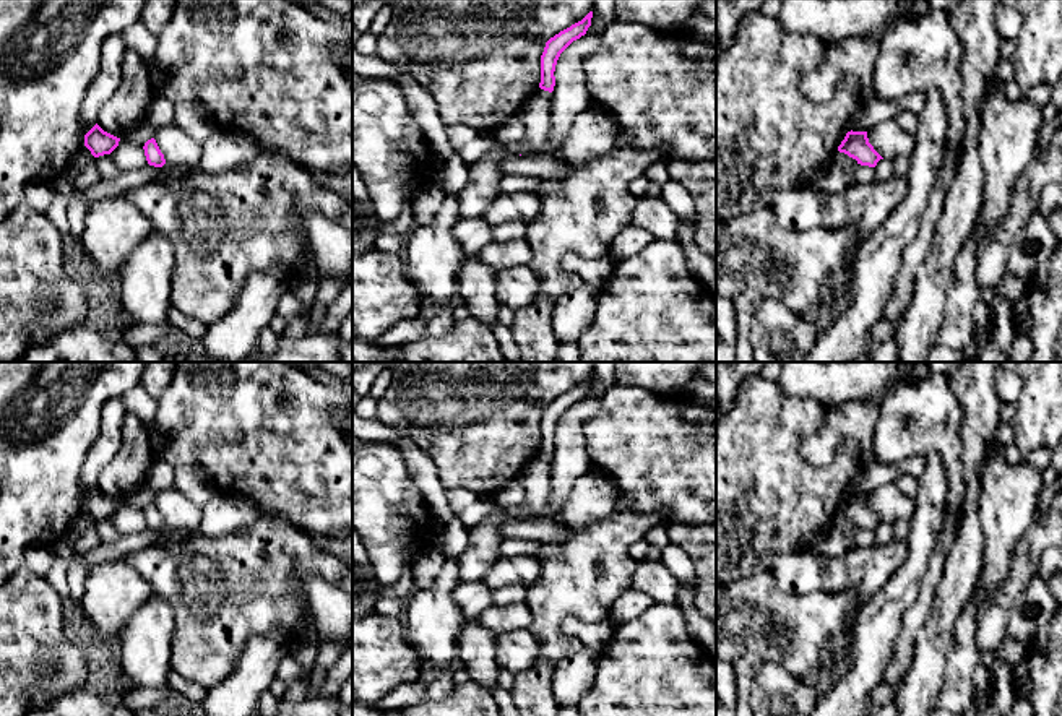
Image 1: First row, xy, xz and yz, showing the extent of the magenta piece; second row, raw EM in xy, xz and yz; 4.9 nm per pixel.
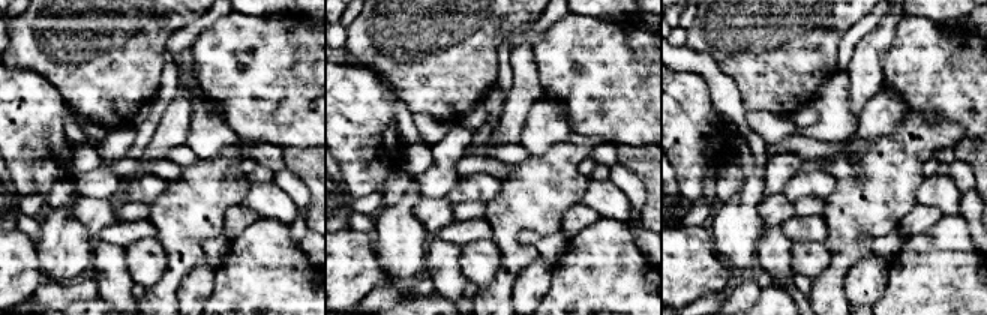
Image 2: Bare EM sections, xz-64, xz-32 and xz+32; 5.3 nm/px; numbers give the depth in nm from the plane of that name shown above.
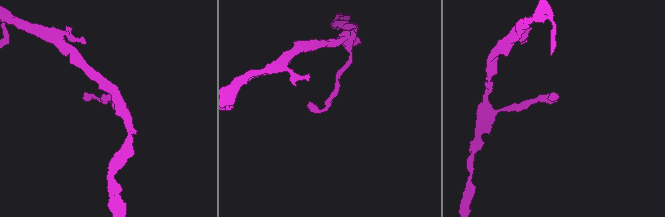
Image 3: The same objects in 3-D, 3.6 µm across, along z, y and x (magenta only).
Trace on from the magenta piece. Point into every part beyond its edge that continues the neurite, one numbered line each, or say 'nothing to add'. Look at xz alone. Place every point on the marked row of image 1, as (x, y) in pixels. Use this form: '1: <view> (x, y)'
nothing to add

